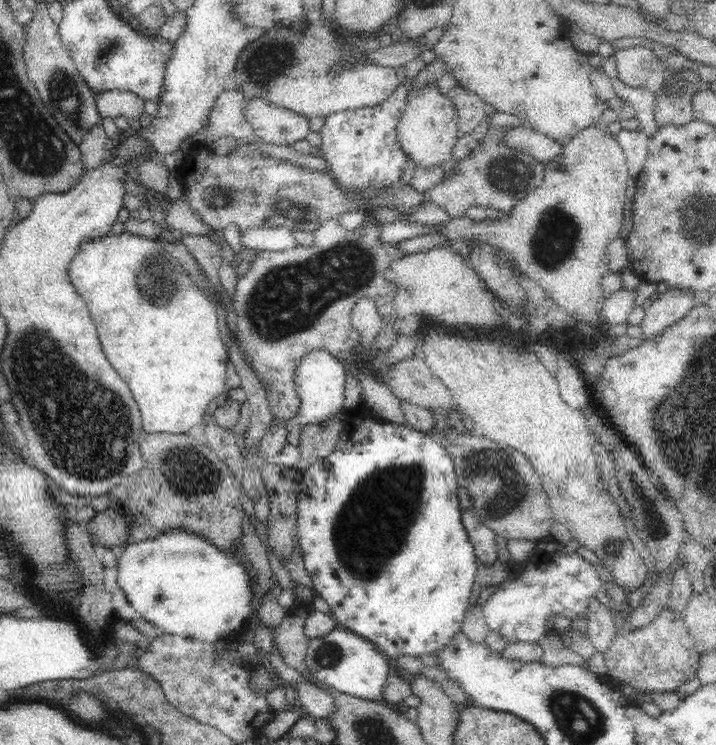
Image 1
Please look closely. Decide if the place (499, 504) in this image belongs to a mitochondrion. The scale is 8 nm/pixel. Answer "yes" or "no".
yes

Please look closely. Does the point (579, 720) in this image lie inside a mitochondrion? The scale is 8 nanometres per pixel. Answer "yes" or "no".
yes

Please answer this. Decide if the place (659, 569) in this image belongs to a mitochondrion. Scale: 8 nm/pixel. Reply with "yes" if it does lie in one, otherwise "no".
no

